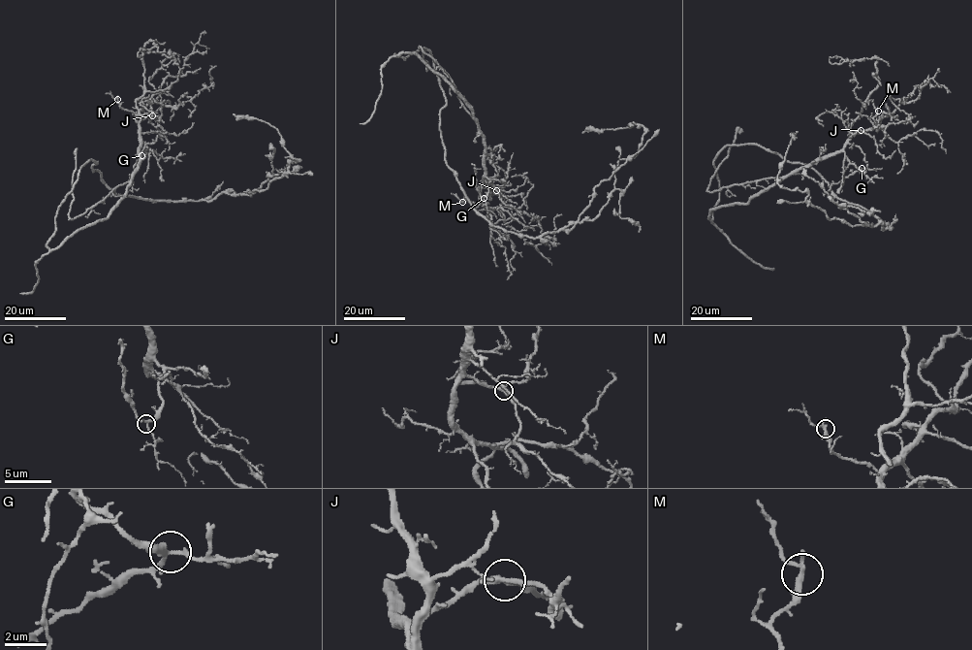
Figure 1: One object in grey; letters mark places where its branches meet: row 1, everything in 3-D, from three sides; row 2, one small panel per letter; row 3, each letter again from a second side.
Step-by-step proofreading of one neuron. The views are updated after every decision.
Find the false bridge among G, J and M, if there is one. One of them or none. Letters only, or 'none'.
none

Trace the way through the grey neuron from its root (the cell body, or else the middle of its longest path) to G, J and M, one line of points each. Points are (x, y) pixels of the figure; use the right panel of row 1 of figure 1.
G: (746, 145), (726, 146), (714, 161), (719, 202), (708, 218), (712, 210), (744, 205), (838, 152), (862, 168)
J: (746, 145), (726, 146), (714, 161), (719, 202), (708, 218), (712, 210), (744, 205), (834, 155), (861, 129)
M: (746, 145), (726, 146), (714, 161), (719, 202), (708, 218), (834, 155), (875, 128), (878, 111)

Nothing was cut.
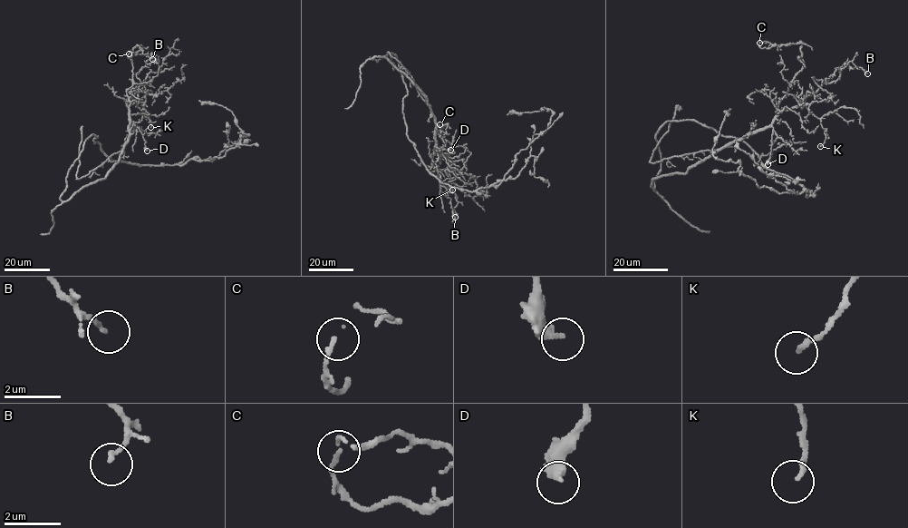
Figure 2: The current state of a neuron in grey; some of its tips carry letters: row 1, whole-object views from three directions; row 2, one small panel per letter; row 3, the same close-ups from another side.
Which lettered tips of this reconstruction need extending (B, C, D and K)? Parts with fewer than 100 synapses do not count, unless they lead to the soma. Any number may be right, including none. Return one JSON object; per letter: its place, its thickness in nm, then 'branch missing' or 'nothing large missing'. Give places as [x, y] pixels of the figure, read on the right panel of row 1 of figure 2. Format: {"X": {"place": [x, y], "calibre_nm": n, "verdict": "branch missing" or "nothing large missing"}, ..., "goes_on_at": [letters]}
{"B": {"place": [867, 73], "calibre_nm": 130, "verdict": "nothing large missing"}, "C": {"place": [759, 43], "calibre_nm": 100, "verdict": "nothing large missing"}, "D": {"place": [767, 164], "calibre_nm": 400, "verdict": "nothing large missing"}, "K": {"place": [820, 146], "calibre_nm": 160, "verdict": "nothing large missing"}, "goes_on_at": []}

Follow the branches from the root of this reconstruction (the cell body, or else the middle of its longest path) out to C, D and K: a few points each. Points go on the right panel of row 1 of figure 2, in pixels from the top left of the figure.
C: (685, 120), (667, 121), (656, 135), (661, 171), (652, 187), (771, 123), (804, 64), (802, 44), (759, 43)
D: (685, 120), (667, 121), (656, 135), (661, 171), (652, 187), (654, 179), (683, 174), (771, 127), (767, 164)
K: (685, 120), (667, 121), (656, 135), (661, 171), (652, 187), (801, 104), (821, 121), (820, 146)

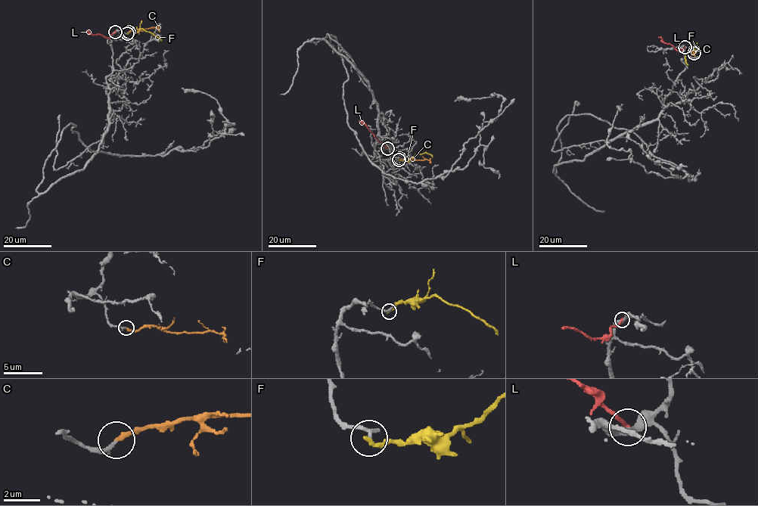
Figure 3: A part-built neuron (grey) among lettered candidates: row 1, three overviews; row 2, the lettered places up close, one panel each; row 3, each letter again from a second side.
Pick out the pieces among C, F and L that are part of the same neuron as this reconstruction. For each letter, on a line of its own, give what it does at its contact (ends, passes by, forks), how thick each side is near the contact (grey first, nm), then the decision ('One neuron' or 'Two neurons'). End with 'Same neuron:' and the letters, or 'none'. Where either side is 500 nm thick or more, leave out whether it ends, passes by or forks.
C: It ends there. Thickness 180 nm (grey) against 240 nm. One neuron
F: It ends there. Thickness 220 nm (grey) against 220 nm. Two neurons
L: It ends there. Thickness 380 nm (grey) against 200 nm. Two neurons
Same neuron: C

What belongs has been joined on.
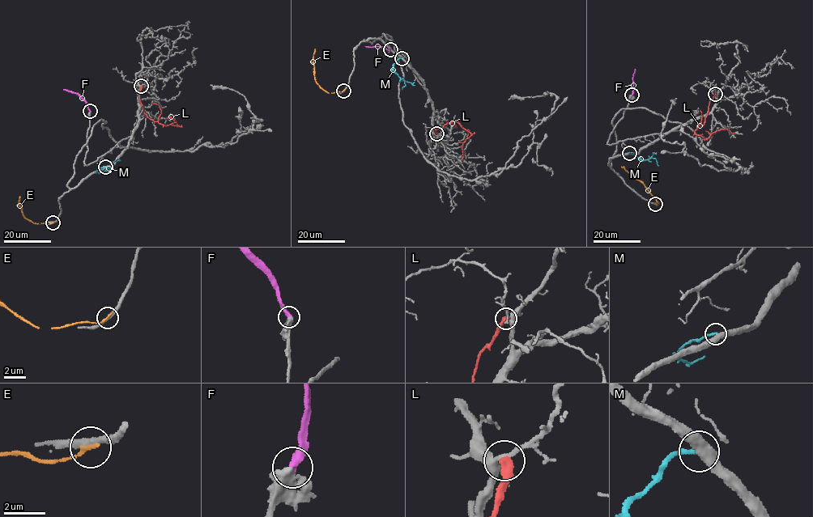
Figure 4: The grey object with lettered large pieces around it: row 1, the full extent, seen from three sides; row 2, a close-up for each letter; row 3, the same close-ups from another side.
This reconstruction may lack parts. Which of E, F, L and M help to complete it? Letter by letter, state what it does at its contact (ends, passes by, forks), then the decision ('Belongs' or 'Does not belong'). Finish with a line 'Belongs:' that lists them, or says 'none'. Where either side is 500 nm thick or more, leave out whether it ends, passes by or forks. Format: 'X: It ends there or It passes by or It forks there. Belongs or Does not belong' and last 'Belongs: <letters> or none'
E: It ends there. Does not belong
F: Belongs
L: It ends there. Does not belong
M: Does not belong
Belongs: F

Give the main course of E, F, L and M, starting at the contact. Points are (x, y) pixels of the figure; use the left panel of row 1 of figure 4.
E: (53, 222), (37, 224), (23, 217), (19, 197)
F: (90, 111), (87, 104), (77, 94), (63, 89)
L: (142, 86), (139, 96), (144, 112), (159, 123), (178, 125), (171, 116)
M: (105, 166), (98, 171), (110, 167), (108, 174)

